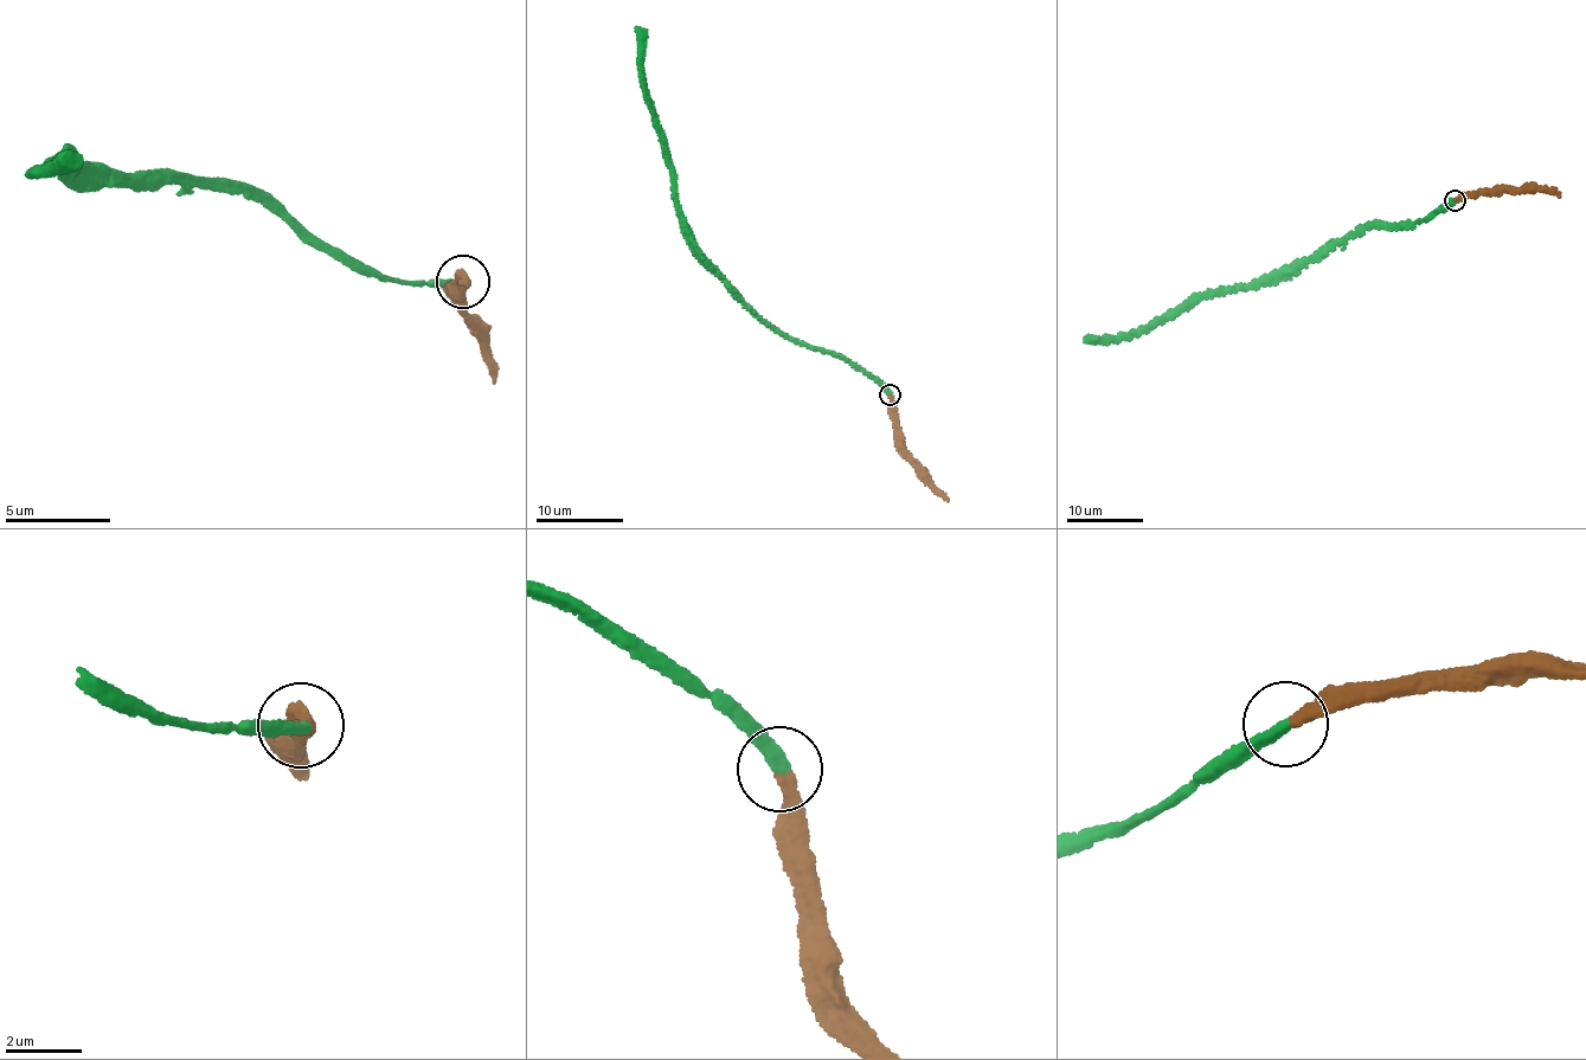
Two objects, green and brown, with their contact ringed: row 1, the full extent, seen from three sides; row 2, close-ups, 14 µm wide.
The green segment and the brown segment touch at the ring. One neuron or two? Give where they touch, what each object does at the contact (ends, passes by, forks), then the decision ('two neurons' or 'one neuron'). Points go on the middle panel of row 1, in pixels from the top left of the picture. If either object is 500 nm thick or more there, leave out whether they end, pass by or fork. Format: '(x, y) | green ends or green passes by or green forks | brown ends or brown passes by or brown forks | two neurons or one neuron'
(890, 394) | green ends | brown ends | one neuron

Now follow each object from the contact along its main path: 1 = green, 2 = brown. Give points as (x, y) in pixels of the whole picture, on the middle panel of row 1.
1: (890, 394), (843, 359), (794, 342), (753, 316), (705, 265), (681, 218), (675, 175), (647, 88), (636, 26)
2: (890, 394), (899, 444), (931, 489), (948, 501)

